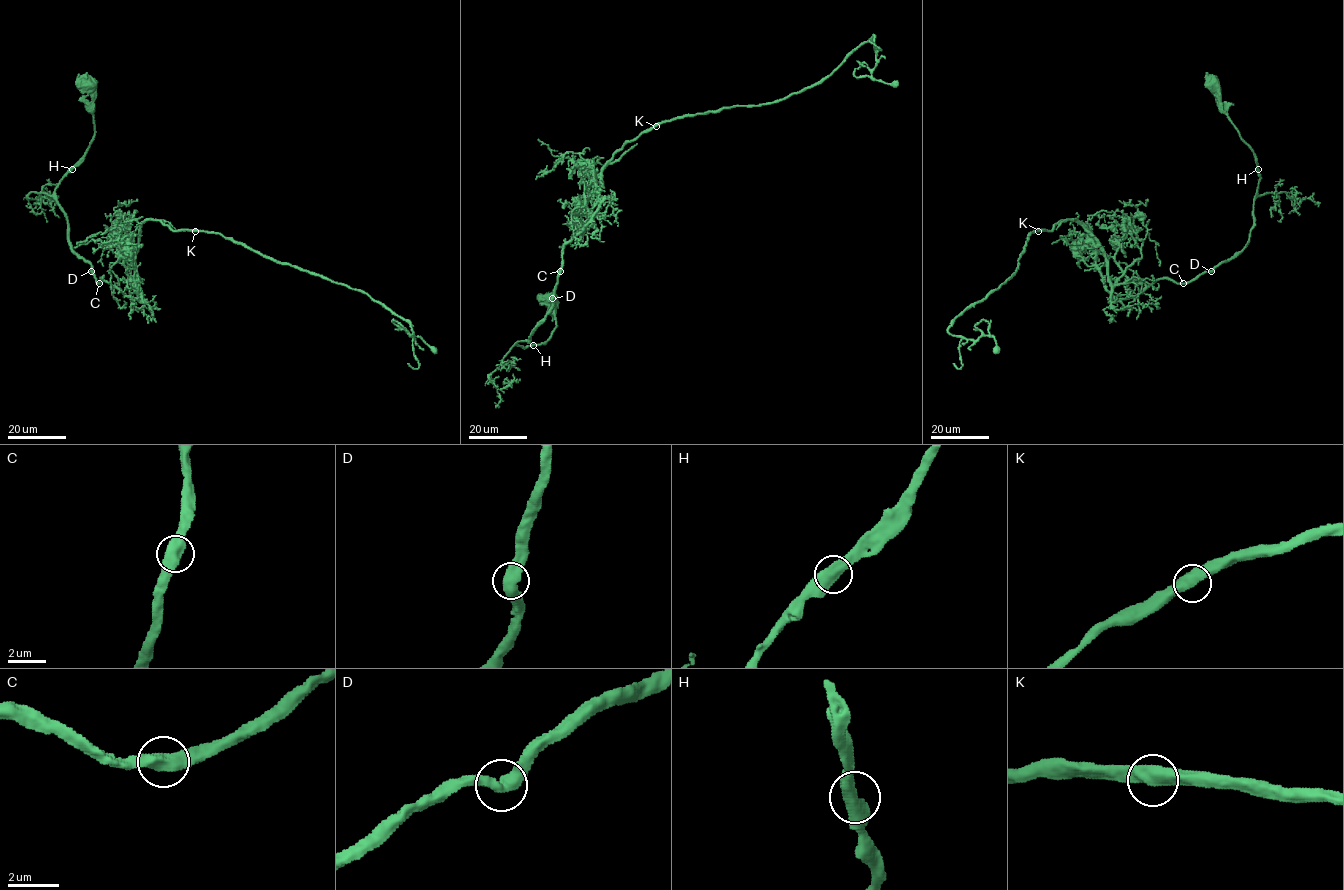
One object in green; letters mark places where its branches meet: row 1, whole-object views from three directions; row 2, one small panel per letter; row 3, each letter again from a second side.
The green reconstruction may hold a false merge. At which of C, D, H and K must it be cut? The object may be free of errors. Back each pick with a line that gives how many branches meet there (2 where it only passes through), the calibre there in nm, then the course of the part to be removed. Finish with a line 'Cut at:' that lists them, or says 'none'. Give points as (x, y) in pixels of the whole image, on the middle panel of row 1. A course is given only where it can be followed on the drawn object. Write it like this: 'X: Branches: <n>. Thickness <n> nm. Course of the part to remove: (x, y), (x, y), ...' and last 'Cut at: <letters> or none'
Cut at: none

